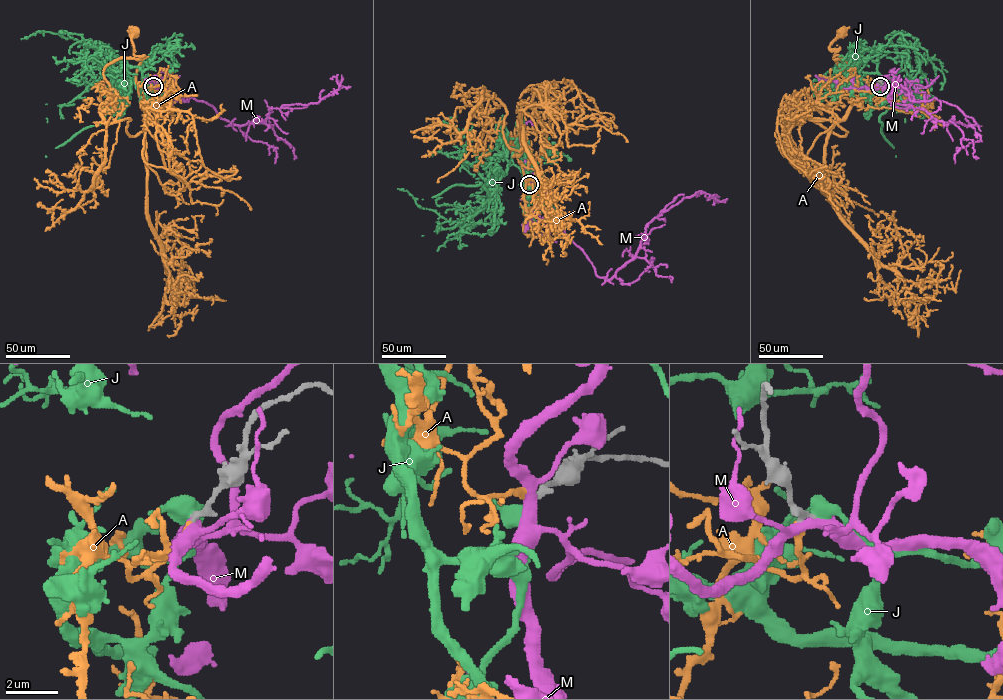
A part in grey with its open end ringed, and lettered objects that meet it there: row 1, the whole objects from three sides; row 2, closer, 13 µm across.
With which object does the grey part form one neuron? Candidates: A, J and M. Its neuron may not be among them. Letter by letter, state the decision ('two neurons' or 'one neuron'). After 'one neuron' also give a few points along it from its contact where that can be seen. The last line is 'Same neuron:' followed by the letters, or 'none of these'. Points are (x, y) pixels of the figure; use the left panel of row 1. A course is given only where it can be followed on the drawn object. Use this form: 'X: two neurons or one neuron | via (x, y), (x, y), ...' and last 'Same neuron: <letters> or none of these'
A: one neuron | via (153, 86), (147, 89), (145, 100), (136, 85), (136, 76), (144, 55), (133, 54), (131, 38), (134, 33)
J: two neurons
M: two neurons
Same neuron: A

